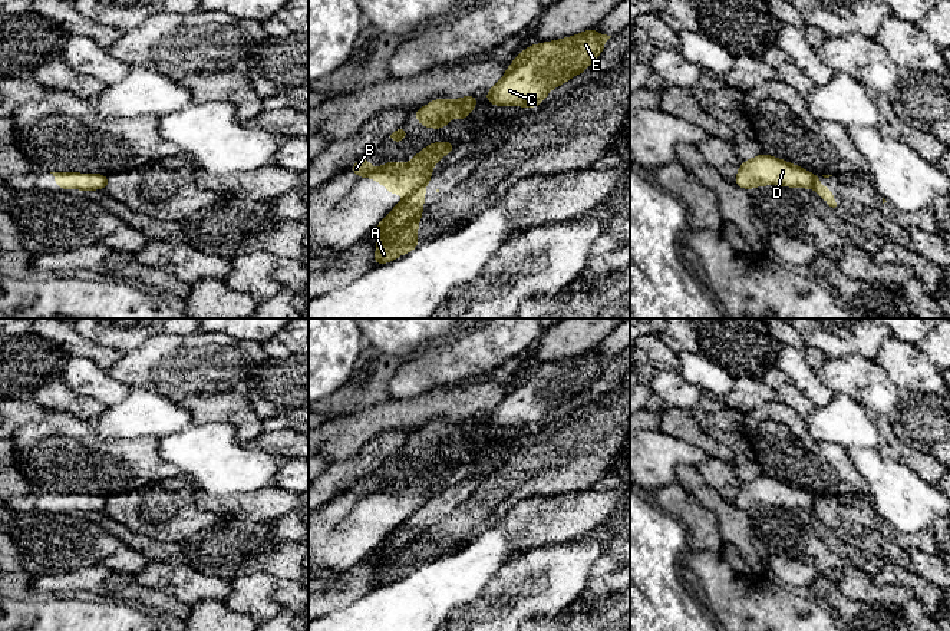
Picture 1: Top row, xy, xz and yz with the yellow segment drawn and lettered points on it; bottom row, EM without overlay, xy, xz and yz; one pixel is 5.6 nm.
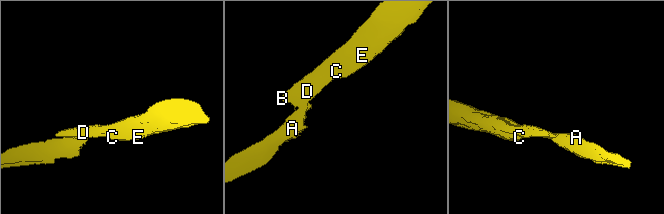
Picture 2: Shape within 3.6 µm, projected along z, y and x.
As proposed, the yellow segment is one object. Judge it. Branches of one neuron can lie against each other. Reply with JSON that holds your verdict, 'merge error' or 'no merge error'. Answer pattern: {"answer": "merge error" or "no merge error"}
{"answer": "merge error"}

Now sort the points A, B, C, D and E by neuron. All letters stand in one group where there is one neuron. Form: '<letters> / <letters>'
A / B C D E

